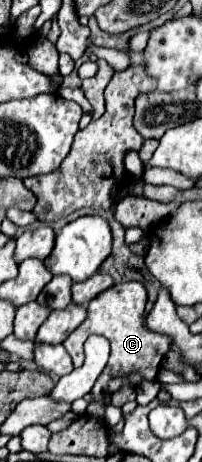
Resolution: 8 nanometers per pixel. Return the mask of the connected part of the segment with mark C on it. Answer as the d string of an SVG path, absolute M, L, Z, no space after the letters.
M140 281L118 283L112 289L106 289L96 299L90 301L86 321L78 329L74 329L66 337L66 341L62 343L66 347L66 351L70 353L74 367L80 367L82 361L84 361L82 345L90 335L96 333L96 335L102 335L110 341L110 349L112 349L110 359L108 359L108 365L106 365L102 377L98 379L96 387L92 389L92 395L96 397L96 401L92 401L88 405L86 413L100 415L100 419L104 419L104 405L98 399L106 397L106 395L112 395L122 385L138 385L142 379L154 379L162 359L170 351L172 339L164 333L154 333L146 327L146 319L144 319L146 301L148 301L148 293L146 293L146 287Z

